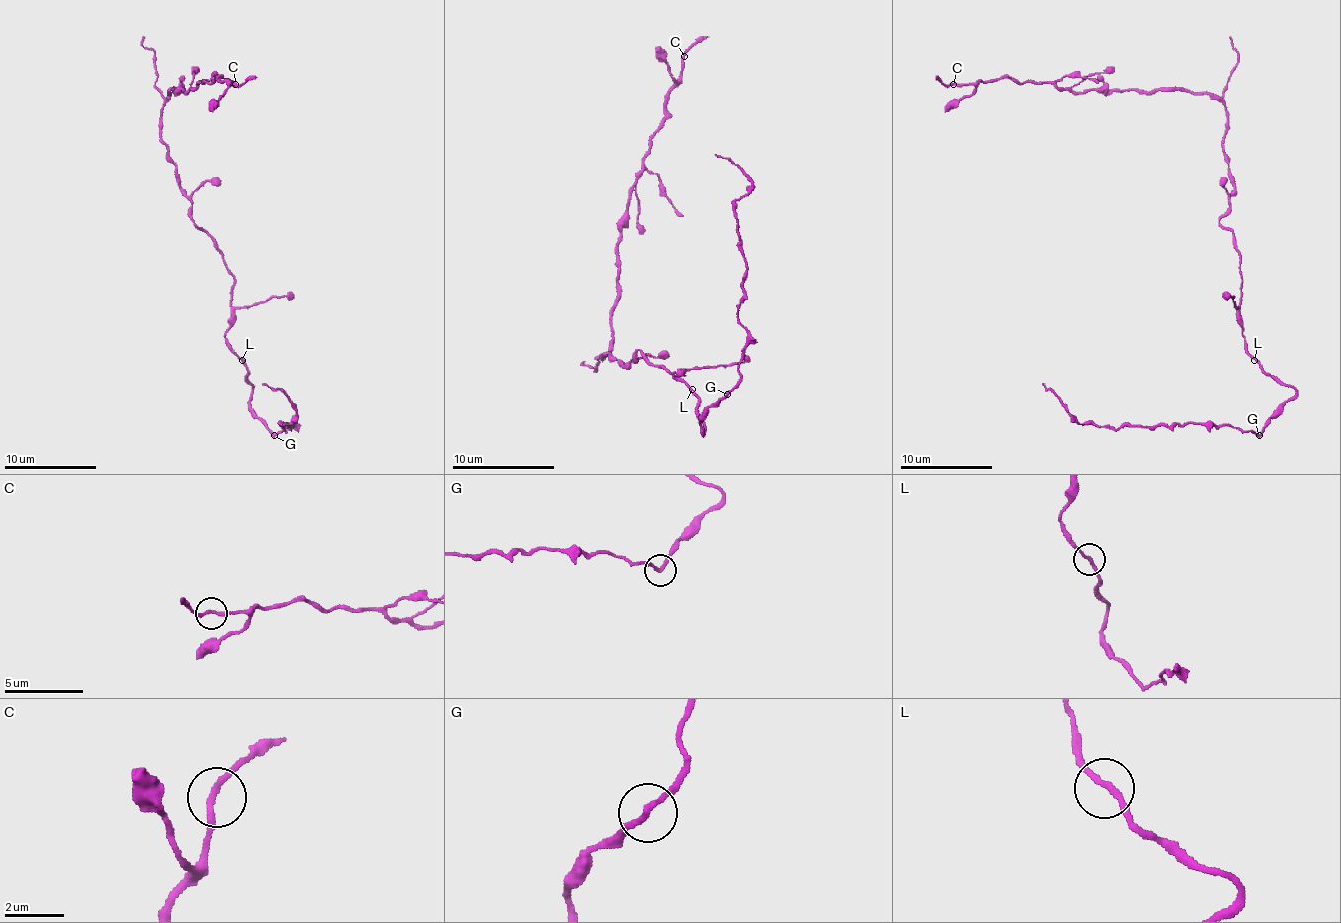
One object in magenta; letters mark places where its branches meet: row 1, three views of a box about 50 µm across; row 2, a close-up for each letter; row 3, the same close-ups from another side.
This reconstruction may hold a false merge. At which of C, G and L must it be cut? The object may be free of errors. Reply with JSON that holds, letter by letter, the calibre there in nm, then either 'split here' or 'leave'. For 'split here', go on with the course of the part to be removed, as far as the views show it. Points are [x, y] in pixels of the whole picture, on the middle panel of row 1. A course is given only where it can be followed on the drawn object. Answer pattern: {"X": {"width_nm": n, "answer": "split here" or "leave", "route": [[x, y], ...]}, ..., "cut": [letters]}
{"C": {"width_nm": 200, "answer": "leave"}, "G": {"width_nm": 190, "answer": "split here", "route": [[728, 394], [741, 376], [748, 335], [738, 320], [746, 258], [738, 248], [736, 202], [751, 179], [715, 153]]}, "L": {"width_nm": 190, "answer": "leave"}, "cut": ["G"]}

